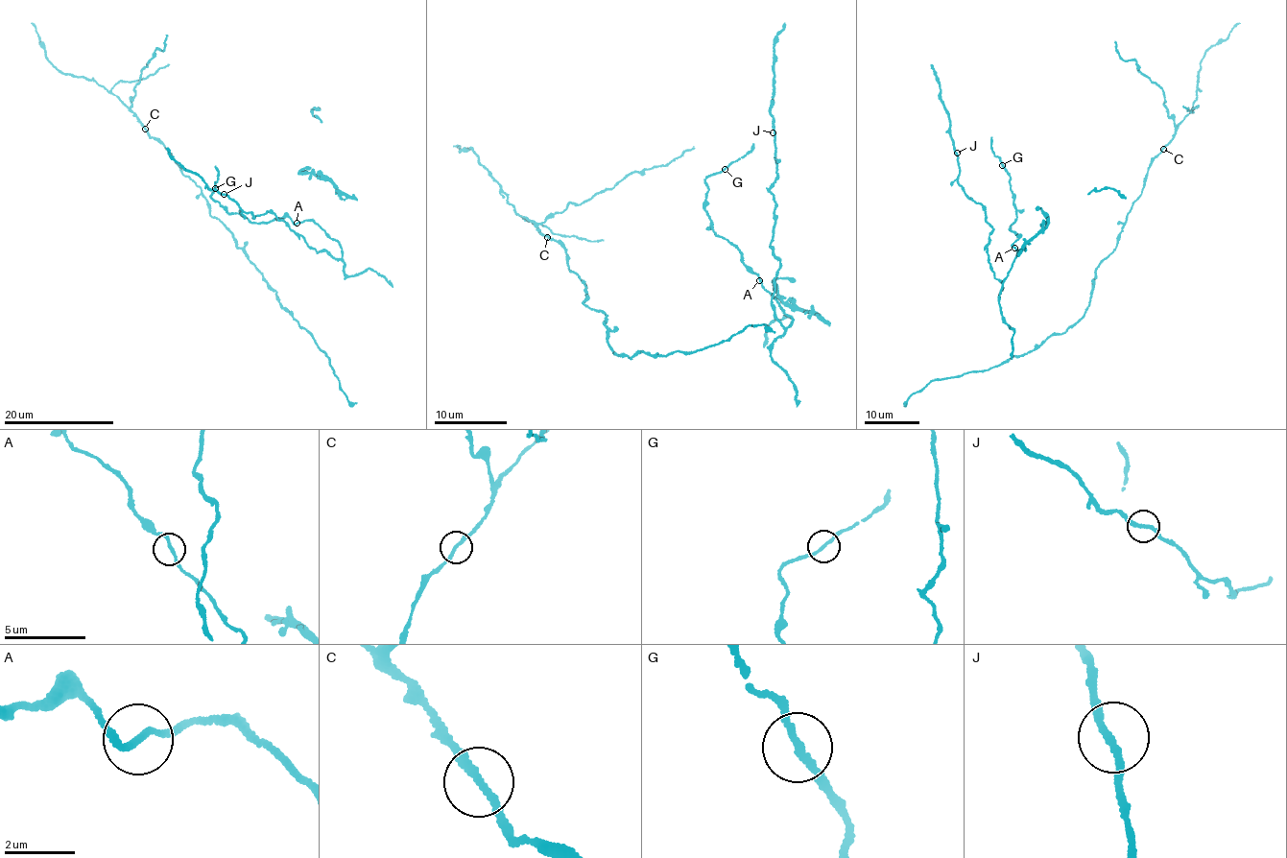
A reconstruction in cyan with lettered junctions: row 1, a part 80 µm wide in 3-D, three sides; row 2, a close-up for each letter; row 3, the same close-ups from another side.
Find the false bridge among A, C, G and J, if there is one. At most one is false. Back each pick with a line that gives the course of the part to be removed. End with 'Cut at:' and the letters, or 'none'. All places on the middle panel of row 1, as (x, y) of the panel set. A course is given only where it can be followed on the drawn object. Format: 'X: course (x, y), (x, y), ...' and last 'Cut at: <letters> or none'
Cut at: none

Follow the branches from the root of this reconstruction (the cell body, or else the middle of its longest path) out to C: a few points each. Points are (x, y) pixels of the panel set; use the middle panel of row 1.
C: (643, 352), (613, 354), (604, 312), (586, 307), (588, 296), (569, 269), (564, 247), (547, 237)

